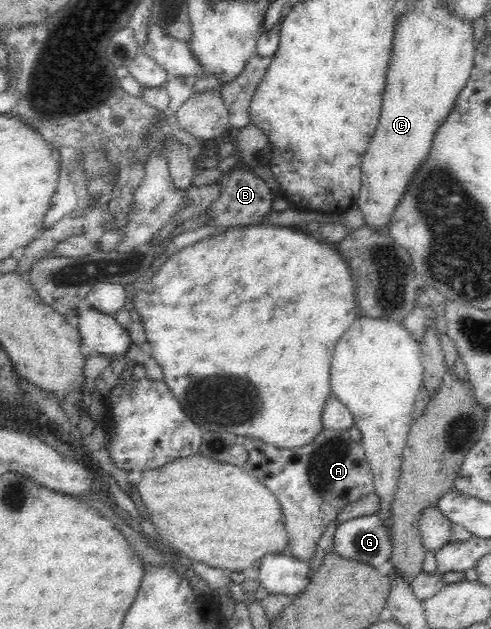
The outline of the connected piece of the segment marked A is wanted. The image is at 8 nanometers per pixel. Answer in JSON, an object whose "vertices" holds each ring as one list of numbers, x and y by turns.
{"vertices":[[324,427,313,437,311,443,293,449,275,447,264,443,261,439,256,439,255,436,244,436,243,439,245,441,241,443,249,453,249,457,241,467,246,473,255,475,261,483,271,489,273,494,277,495,288,533,288,552,293,553,297,559,308,560,312,553,315,553,323,530,334,521,343,507,374,493,374,476,365,449,360,442,351,439,347,429]]}

